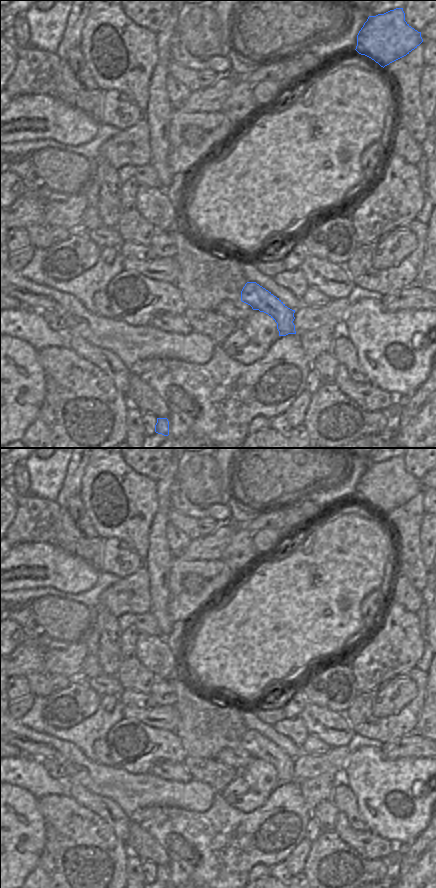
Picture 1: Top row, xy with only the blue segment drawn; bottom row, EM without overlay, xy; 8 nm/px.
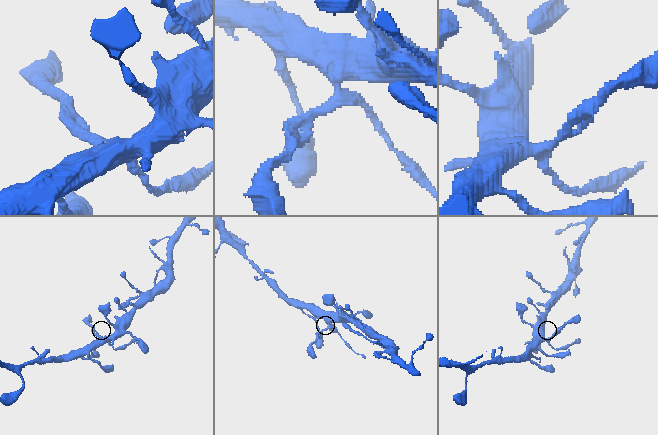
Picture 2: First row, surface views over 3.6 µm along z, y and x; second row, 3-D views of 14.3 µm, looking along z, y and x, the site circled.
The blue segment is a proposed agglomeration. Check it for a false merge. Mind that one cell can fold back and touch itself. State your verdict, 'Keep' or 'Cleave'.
Cleave

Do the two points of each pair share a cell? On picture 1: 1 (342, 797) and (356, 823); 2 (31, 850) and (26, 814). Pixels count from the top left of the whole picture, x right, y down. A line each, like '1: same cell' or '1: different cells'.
1: same cell
2: same cell

